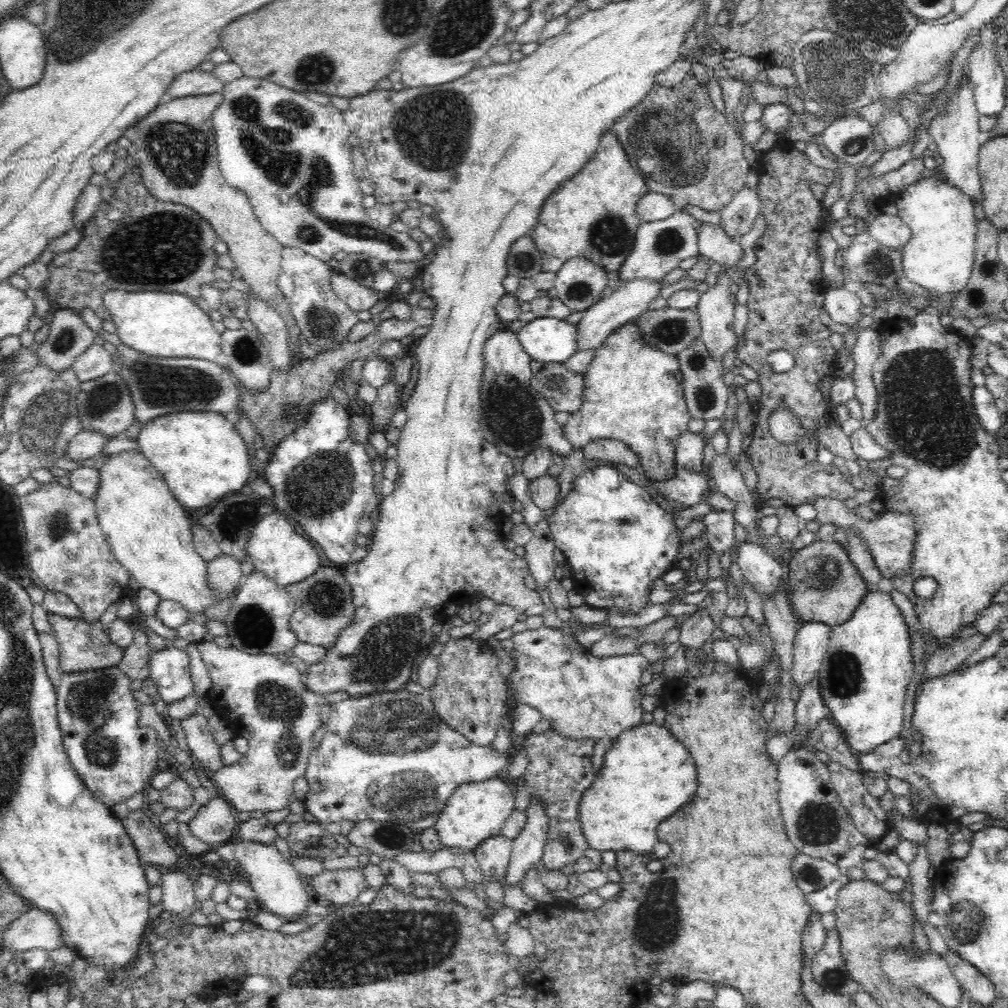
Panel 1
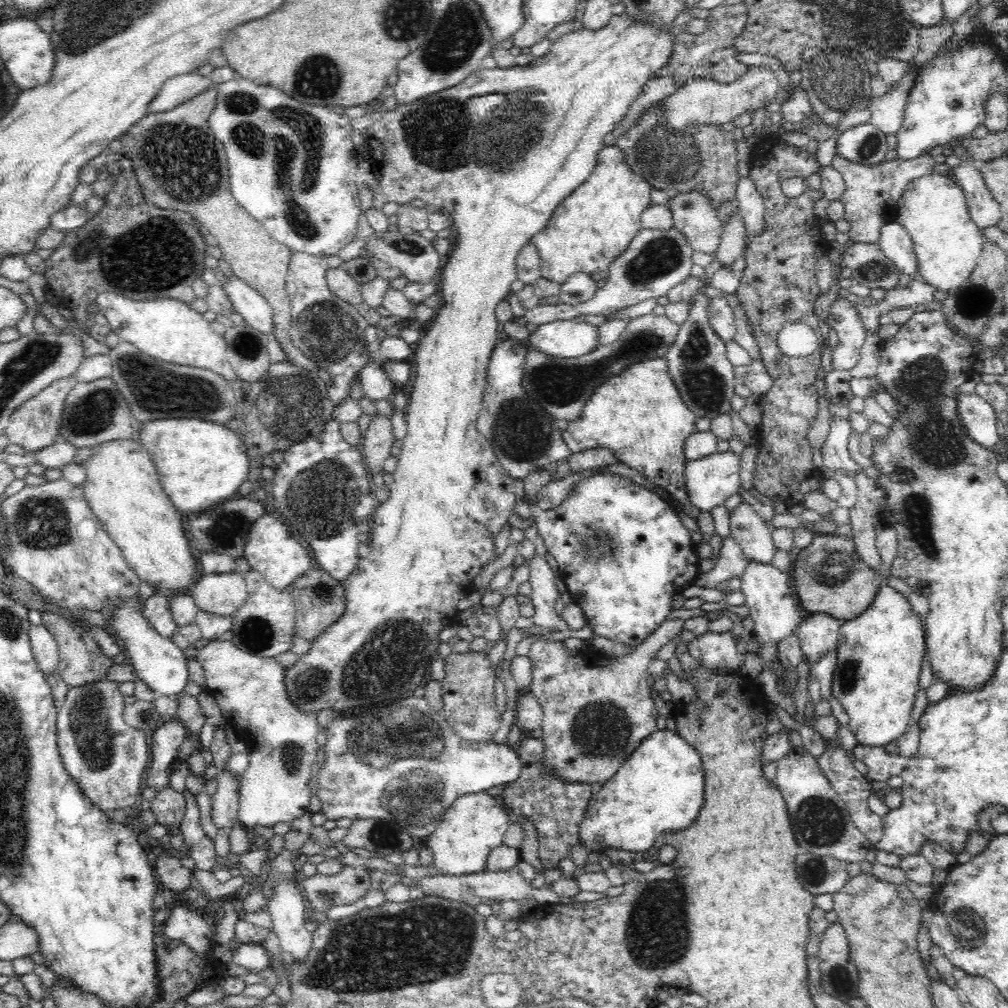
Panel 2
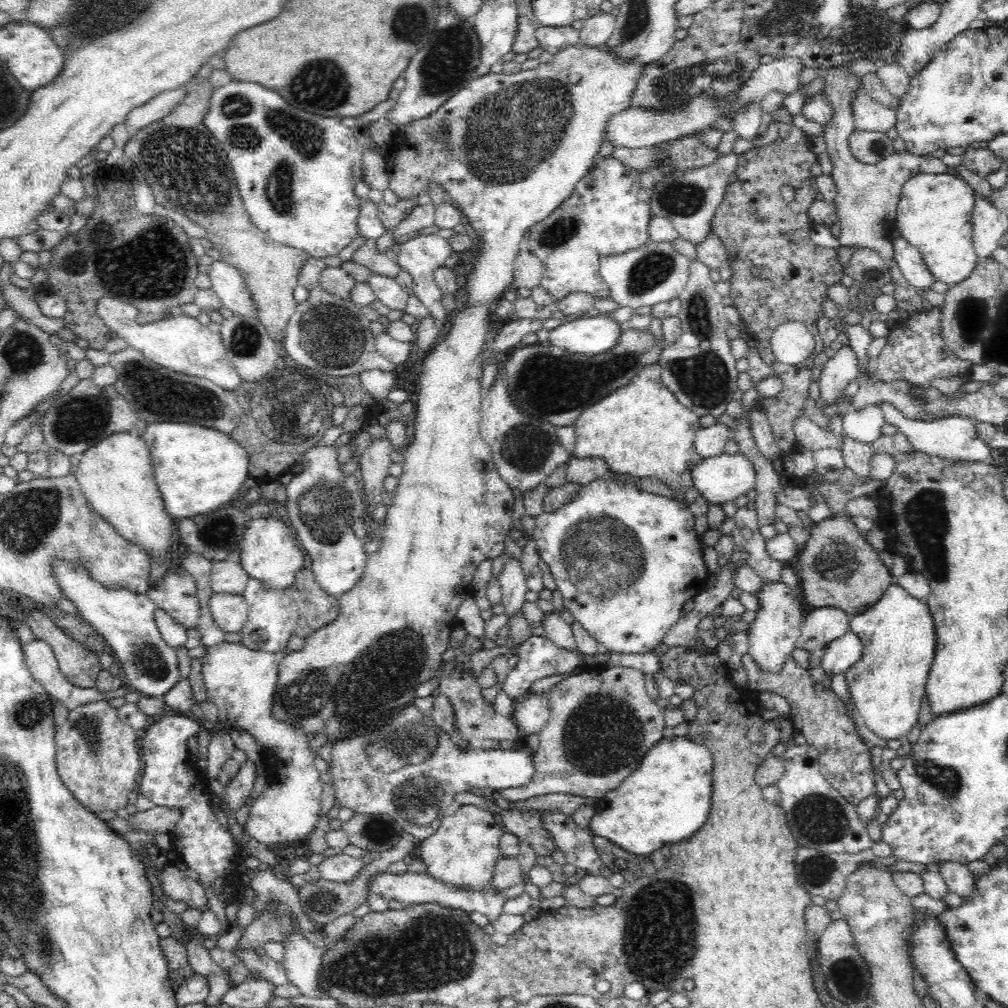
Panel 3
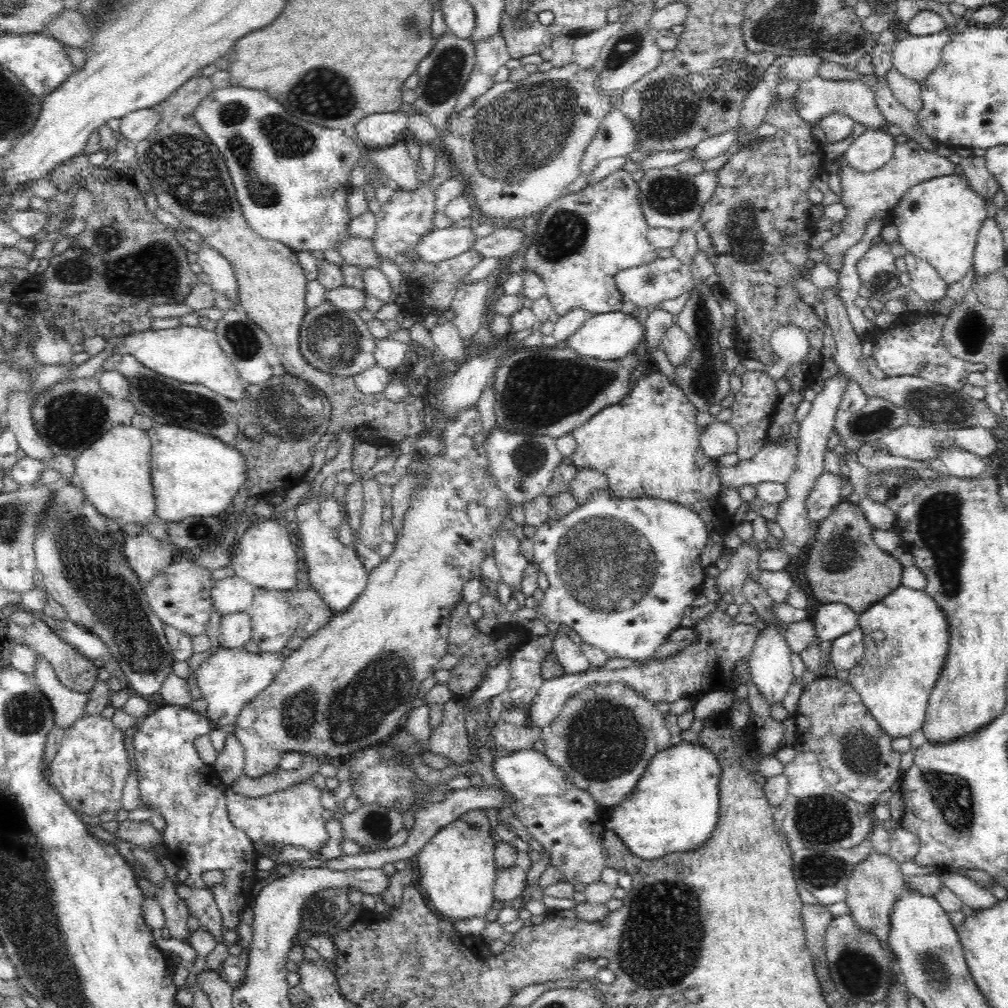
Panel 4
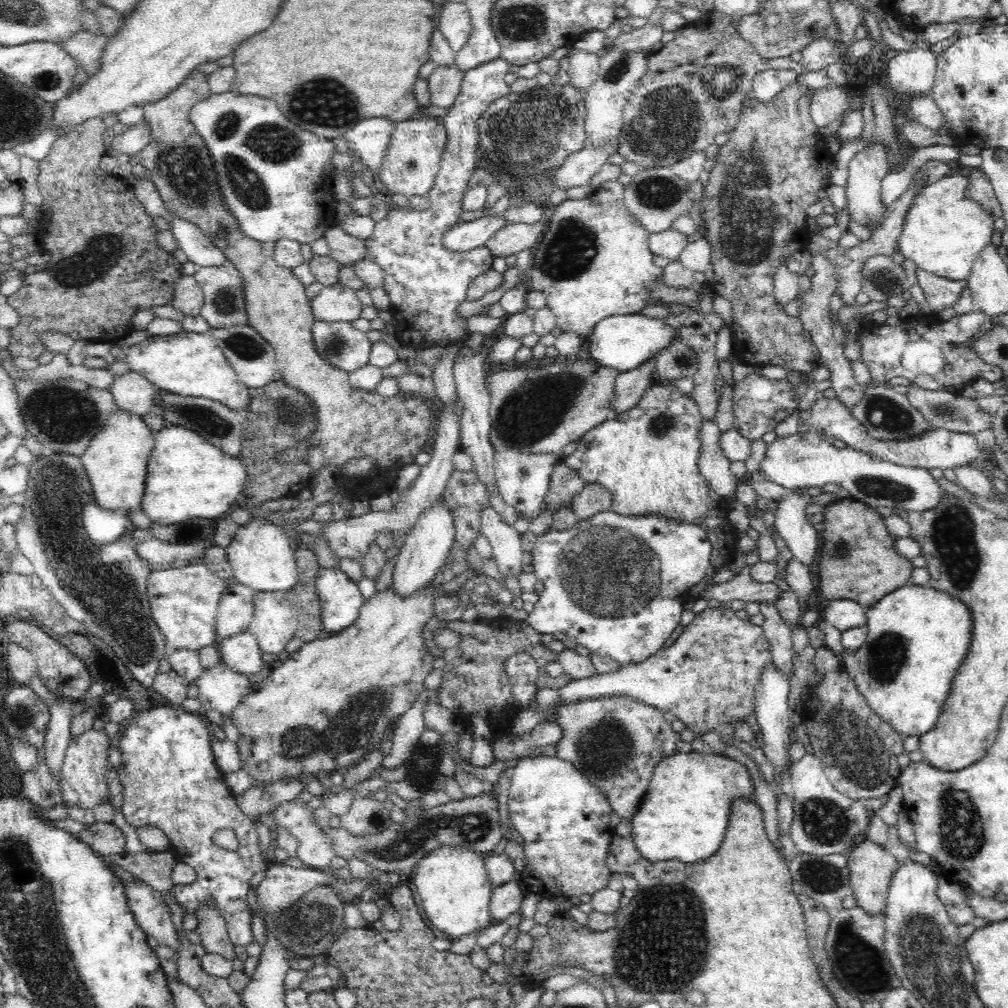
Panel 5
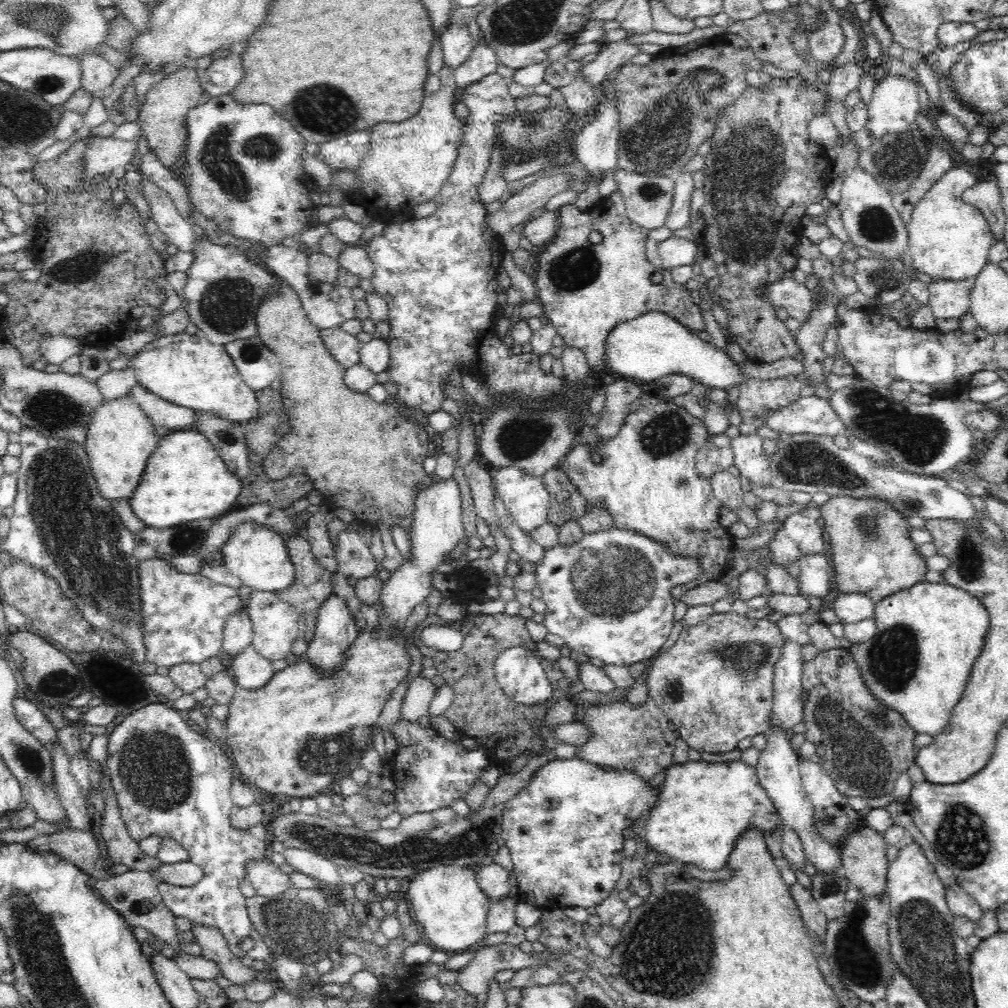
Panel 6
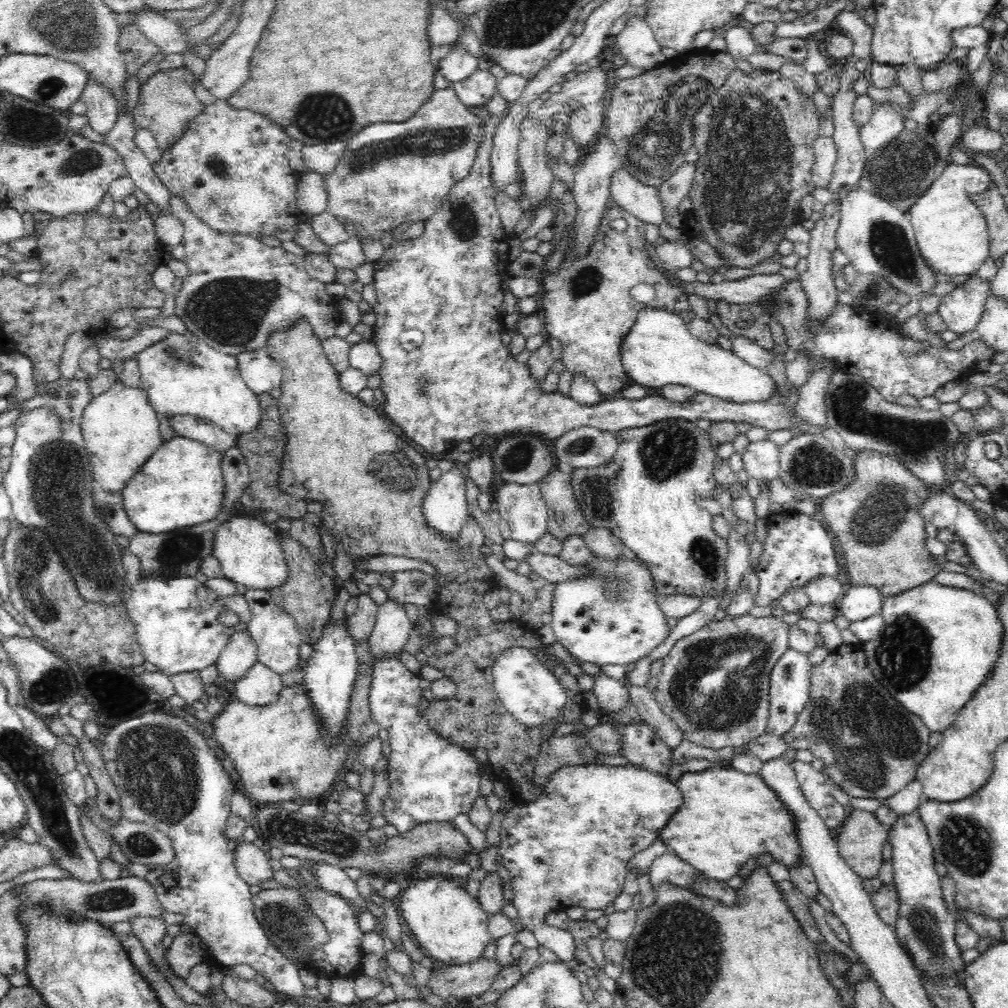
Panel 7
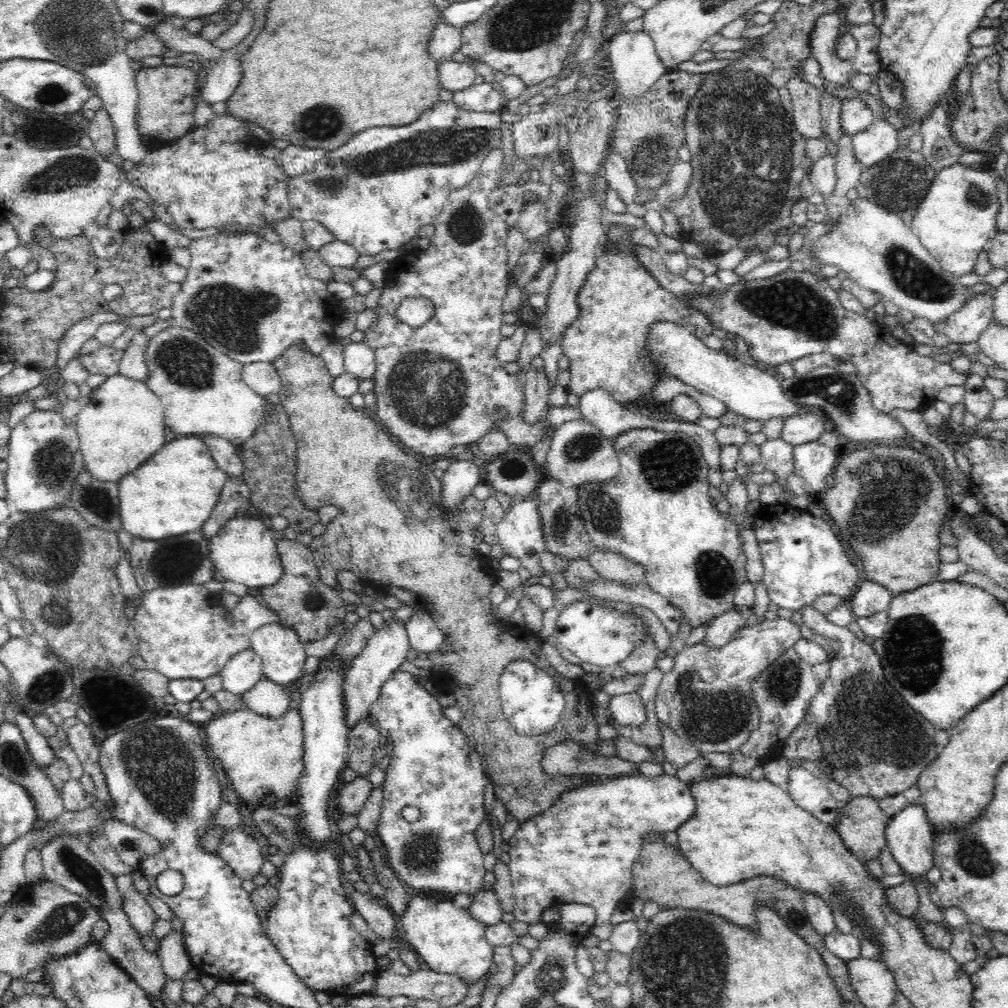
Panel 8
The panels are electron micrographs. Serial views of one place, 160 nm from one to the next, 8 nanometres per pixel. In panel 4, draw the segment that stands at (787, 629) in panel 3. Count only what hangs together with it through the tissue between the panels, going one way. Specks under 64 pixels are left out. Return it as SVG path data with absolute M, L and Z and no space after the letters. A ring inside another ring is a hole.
M766 626L764 630L760 630L756 644L752 647L748 660L748 674L753 682L758 687L764 699L768 702L771 709L777 703L782 703L786 698L789 688L792 686L794 674L792 673L792 665L790 662L790 645L786 641L787 626Z

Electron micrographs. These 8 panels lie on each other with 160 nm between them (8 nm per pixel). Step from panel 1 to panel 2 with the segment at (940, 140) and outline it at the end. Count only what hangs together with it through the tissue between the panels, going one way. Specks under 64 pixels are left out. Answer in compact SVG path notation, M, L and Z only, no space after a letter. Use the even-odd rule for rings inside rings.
M971 136L952 140L952 152L960 161L960 166L950 169L950 175L955 183L965 192L969 214L979 230L998 226L1000 222L999 202L994 200L984 177L978 169L979 163L972 159L969 151L963 146Z

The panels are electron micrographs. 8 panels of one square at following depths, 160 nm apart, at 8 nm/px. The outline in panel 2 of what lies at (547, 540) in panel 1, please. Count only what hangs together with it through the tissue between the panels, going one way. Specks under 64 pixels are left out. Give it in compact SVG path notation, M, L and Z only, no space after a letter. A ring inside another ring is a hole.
M535 554L530 560L531 600L535 607L533 621L550 632L569 630L569 625L555 611L558 592L555 580L556 572L549 566L545 556Z

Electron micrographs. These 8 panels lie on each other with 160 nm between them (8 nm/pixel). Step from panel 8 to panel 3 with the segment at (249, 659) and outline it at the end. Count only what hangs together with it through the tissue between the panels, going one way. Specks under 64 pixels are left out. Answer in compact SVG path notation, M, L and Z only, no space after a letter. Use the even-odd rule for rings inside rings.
M224 559L213 561L210 588L214 594L238 594L243 596L249 575L238 562Z

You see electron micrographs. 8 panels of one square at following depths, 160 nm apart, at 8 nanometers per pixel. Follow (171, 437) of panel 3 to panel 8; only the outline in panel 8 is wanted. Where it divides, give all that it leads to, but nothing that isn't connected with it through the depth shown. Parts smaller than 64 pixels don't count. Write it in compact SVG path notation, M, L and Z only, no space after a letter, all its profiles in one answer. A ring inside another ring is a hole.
M176 436L152 460L131 470L118 483L122 528L133 537L160 541L194 532L208 520L219 501L227 474L218 468L207 444L198 436Z

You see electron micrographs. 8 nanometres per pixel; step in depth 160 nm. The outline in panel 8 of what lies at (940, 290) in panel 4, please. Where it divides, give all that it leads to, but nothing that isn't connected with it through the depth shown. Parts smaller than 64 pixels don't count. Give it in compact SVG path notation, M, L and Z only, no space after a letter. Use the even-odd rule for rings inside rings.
M988 292L976 293L958 312L947 318L943 332L951 342L977 342L994 319L993 312L993 296Z

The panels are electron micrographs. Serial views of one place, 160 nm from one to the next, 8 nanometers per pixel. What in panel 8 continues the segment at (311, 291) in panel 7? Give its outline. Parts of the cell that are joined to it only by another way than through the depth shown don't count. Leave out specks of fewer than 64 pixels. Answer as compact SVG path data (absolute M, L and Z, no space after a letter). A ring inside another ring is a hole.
M222 233L220 235L196 238L192 240L192 244L190 244L188 249L191 252L191 263L189 268L187 268L186 278L181 282L180 290L173 298L171 317L175 319L178 326L196 331L206 342L209 342L216 350L227 354L229 358L240 362L243 366L252 364L252 362L273 363L290 345L295 345L296 343L300 343L300 345L306 347L311 354L318 356L327 344L337 339L334 333L334 326L342 320L344 303L328 292L325 282L308 276L300 253L296 253L283 243L270 243L256 233L246 233L245 235L232 235L232 233L224 235L224 233Z

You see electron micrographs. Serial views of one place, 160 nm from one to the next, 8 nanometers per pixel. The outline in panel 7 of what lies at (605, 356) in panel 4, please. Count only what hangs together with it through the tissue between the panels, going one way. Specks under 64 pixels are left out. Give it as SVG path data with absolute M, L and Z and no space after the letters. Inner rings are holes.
M646 306L642 310L640 310L639 314L637 315L636 322L632 325L632 328L628 331L628 334L624 337L624 340L622 343L620 343L620 346L621 346L620 355L622 355L622 367L624 367L624 372L626 374L628 374L628 376L633 380L633 382L635 384L640 384L640 386L643 386L645 388L654 389L654 388L660 388L660 387L663 387L666 385L671 385L671 384L682 385L682 386L687 386L687 387L692 388L692 390L695 390L696 393L704 393L704 394L712 395L713 397L720 397L724 400L728 400L728 401L732 401L732 402L736 402L736 403L742 403L742 404L753 403L753 402L765 403L774 394L774 391L776 391L776 394L777 394L777 390L775 390L776 385L774 383L774 380L772 379L772 377L770 377L770 375L768 375L766 370L760 370L760 369L756 369L755 367L749 366L742 358L739 358L738 356L736 356L736 354L733 354L733 351L725 350L724 348L720 347L718 344L707 343L707 342L700 340L699 338L696 338L687 329L687 323L684 322L684 319L680 315L672 314L671 312L668 312L668 310L654 308L654 307L648 307L648 306Z

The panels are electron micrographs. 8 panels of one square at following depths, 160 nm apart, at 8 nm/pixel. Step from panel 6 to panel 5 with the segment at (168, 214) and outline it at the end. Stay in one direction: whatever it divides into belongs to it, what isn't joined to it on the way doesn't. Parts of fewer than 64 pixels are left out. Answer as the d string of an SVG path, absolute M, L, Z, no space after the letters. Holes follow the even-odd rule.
M168 212L170 215L166 219L171 228L169 229L180 249L187 255L189 261L194 262L197 266L226 266L229 260L225 257L223 250L218 248L205 234L192 223L182 220L178 215Z

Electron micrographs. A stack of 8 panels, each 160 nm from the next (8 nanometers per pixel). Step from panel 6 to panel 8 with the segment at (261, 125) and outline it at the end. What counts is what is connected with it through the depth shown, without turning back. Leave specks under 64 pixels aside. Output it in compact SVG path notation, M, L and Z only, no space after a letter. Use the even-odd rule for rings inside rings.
M228 113L216 116L210 124L194 127L174 142L157 144L142 163L134 164L130 172L122 174L122 178L142 191L147 201L165 206L174 223L184 228L184 232L234 225L270 227L277 221L291 217L288 198L290 177L284 173L282 165L278 165L276 158L266 158L260 154L259 149L264 143L254 137L248 124L246 120Z

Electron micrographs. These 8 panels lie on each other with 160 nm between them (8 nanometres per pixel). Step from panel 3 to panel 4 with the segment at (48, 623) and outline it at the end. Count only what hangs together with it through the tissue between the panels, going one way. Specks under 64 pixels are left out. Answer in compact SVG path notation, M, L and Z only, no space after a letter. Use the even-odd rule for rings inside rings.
M28 610L10 613L10 618L8 618L8 634L10 634L10 641L12 643L28 646L34 649L37 655L44 657L52 665L52 669L56 671L56 677L69 690L76 693L89 694L92 687L96 684L98 668L95 664L89 658L80 654L80 651L67 644L58 634L54 633L54 630L48 624L38 620Z

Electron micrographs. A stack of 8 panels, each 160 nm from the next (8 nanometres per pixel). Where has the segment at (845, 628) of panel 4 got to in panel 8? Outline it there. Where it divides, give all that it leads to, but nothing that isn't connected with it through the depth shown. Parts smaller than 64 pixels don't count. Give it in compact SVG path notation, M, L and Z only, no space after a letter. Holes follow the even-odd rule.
M866 580L857 586L846 603L851 606L856 618L872 617L878 612L888 612L893 596L884 586Z

